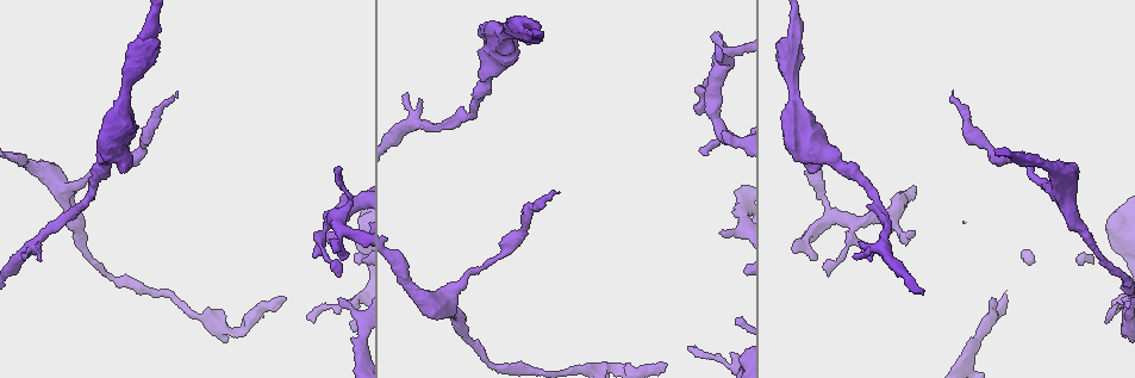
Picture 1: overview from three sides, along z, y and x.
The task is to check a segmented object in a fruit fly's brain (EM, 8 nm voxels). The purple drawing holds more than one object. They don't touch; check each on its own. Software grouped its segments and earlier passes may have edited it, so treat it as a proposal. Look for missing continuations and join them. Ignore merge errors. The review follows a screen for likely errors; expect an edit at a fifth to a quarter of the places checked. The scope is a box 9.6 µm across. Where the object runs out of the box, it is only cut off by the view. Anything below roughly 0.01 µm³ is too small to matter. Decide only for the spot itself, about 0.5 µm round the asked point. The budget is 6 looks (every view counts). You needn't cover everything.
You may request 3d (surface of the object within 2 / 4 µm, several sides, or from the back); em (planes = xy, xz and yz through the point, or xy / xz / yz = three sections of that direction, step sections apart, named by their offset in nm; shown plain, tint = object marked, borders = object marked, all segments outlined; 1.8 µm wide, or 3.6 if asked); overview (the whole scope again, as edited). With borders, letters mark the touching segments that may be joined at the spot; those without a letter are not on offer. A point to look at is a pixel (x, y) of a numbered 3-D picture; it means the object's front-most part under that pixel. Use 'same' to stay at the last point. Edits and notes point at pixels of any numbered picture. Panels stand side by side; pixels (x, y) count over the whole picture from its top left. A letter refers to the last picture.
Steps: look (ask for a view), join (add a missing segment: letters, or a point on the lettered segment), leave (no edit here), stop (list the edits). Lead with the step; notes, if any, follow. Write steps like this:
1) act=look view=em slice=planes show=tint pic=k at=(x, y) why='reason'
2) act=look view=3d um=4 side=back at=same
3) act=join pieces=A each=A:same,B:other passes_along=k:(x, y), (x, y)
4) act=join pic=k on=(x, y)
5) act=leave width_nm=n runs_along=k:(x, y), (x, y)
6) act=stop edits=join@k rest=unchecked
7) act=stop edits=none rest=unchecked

act=look view=em slice=planes show=borders pic=1 at=(715, 45) why='tapers out'

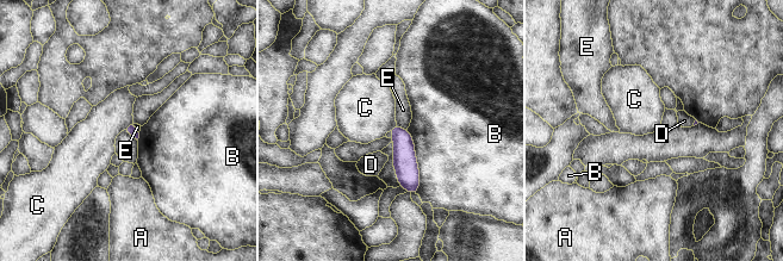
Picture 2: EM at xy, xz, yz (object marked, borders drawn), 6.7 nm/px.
act=leave each=A:other,B:other,C:other,D:other,E:other border=2:(132, 122), (124, 129) found='none of them fits'

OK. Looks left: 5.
act=look view=3d um=4 side=back pic=1 at=(340, 297) why='an open end'

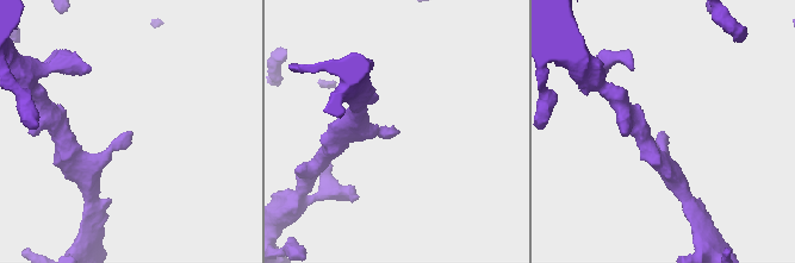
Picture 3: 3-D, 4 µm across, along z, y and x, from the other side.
act=look view=em slice=planes show=borders pic=3 at=(127, 131) why='need the tissue'

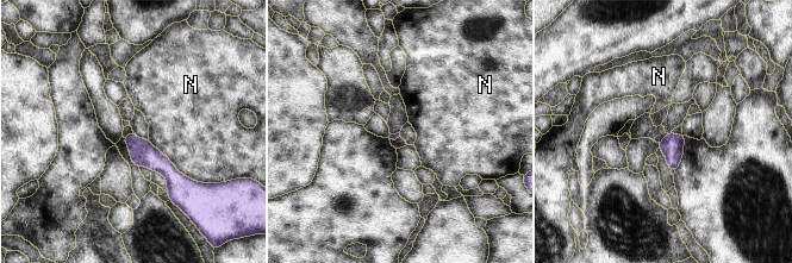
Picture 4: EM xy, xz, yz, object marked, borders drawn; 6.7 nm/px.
act=leave each=N:other runs_along=4:(131, 137), (176, 181), (179, 187) found='none of them fits'

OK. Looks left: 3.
act=look view=em slice=planes show=borders pic=1 at=(558, 192) why='end of a long branch'

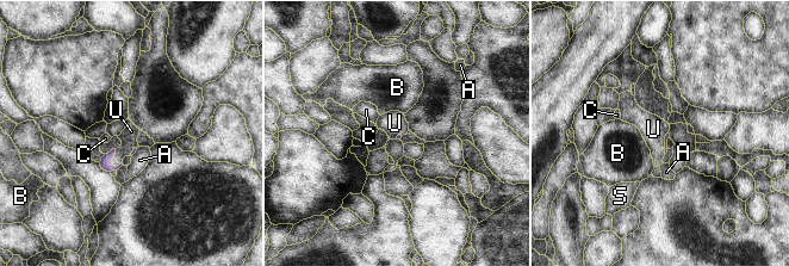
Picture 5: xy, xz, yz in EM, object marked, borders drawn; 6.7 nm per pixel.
act=join pieces=U longest_contact=U:130nm each=A:other,B:other,C:other,S:other,U:same passes_along=5:(105, 165), (112, 158), (129, 135) found='the neuron continues'

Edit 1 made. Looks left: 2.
act=stop edits=join@5 rest=unchecked

